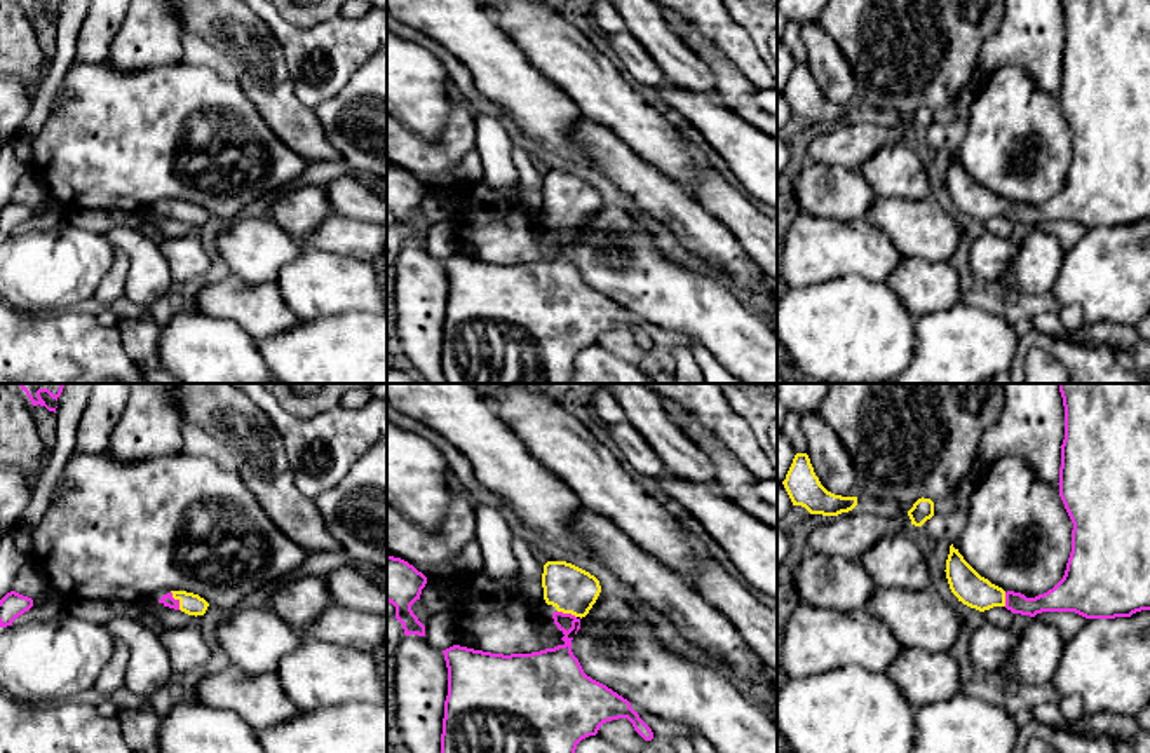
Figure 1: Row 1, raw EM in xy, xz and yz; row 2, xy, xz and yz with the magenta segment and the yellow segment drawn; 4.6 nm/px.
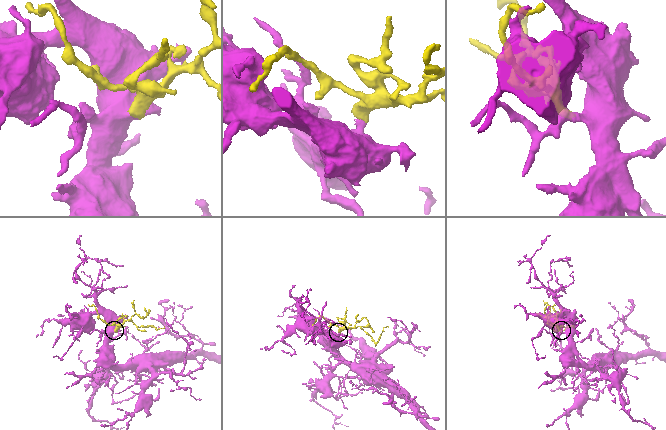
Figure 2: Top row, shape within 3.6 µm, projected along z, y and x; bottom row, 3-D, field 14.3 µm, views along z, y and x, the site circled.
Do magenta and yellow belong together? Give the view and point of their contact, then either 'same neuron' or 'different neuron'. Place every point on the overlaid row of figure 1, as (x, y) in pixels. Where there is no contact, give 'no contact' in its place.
xy (176, 600) | same neuron

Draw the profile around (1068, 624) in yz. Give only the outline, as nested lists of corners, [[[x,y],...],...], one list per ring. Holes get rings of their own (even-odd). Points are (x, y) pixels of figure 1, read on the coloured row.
[[[1042,612],[1033,617],[1033,621],[1054,626],[1065,640],[1073,638],[1089,619],[1075,612]]]

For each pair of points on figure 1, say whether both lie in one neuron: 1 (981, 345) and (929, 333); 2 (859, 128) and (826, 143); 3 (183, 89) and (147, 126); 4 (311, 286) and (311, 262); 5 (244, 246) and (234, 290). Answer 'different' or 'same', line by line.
1: same
2: same
3: same
4: same
5: different

